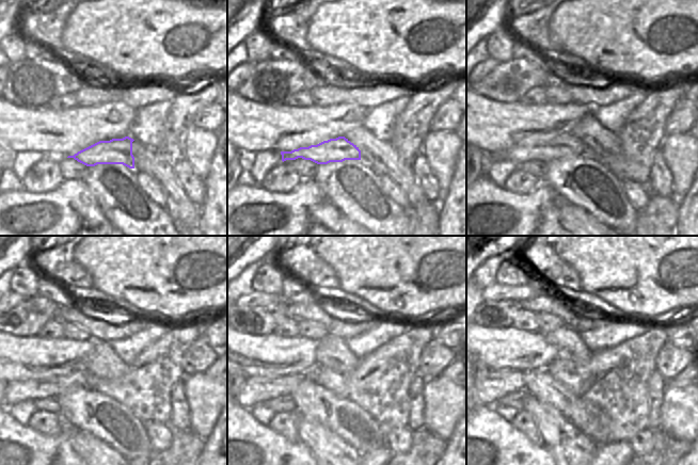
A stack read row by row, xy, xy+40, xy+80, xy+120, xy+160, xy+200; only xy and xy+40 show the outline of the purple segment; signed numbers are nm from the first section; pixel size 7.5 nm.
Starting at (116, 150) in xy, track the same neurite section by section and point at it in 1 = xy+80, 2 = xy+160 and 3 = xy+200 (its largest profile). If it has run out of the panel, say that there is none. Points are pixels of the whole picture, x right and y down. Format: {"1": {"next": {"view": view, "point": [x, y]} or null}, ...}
{"1": {"next": {"view": "xy+80", "point": [565, 145]}}, "2": {"next": {"view": "xy+160", "point": [256, 389]}}, "3": {"next": {"view": "xy+200", "point": [497, 384]}}}

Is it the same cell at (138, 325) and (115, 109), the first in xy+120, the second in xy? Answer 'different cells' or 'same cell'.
different cells

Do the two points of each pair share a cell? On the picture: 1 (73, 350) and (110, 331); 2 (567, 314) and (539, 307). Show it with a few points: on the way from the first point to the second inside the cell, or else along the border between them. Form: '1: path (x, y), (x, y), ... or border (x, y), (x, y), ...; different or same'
1: border (92, 336), (96, 338); different
2: path (560, 307), (545, 307); same

